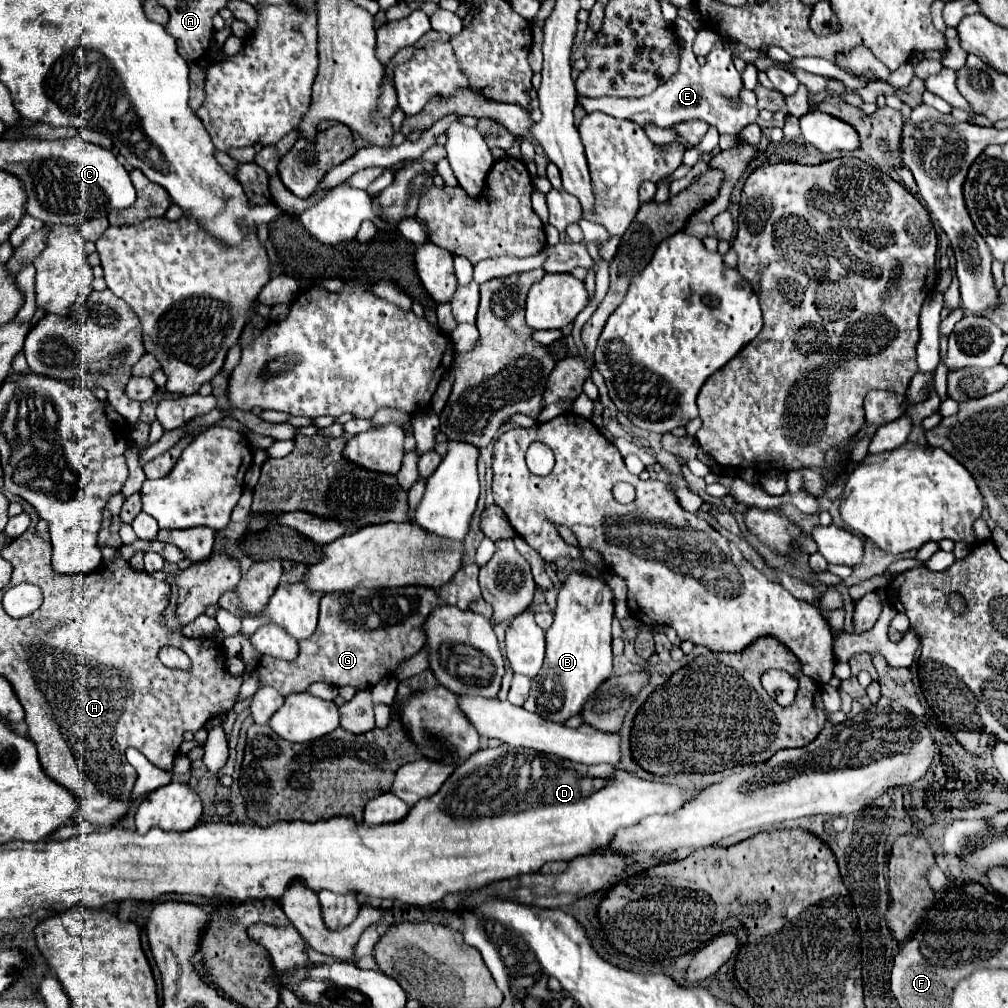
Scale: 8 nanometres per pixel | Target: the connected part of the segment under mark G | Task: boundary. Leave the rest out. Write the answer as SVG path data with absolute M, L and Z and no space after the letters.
M464 565L458 573L440 587L396 587L396 589L354 589L352 593L328 593L320 601L320 619L318 629L308 641L300 641L300 653L294 661L274 661L272 667L272 687L280 693L294 693L304 691L310 683L322 681L332 687L350 685L356 691L372 689L380 679L390 677L398 671L398 667L416 655L422 645L426 643L424 623L428 615L440 605L456 605L462 611L470 609L470 603L478 601L480 587L478 587L478 565Z

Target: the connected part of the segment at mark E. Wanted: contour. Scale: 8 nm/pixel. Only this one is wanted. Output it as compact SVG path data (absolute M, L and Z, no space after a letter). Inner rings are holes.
M676 17L674 21L674 31L680 41L680 69L674 73L664 85L660 85L652 95L648 97L638 97L638 99L618 99L618 97L600 97L600 99L588 99L588 97L578 97L580 105L586 111L602 111L612 117L620 119L632 119L640 125L654 123L656 127L670 127L680 121L688 119L704 119L710 125L714 125L720 133L728 135L738 135L746 125L754 123L756 117L756 107L742 105L738 103L738 89L742 85L742 77L736 71L730 55L730 43L718 41L716 49L706 59L706 65L698 65L696 55L692 50L694 29L690 23Z

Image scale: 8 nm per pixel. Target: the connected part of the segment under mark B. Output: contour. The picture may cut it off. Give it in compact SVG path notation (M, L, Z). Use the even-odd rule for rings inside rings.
M572 573L558 593L554 623L546 631L546 659L540 673L532 679L530 695L522 705L526 711L544 717L546 721L564 723L578 715L592 693L612 677L612 591L602 579Z

